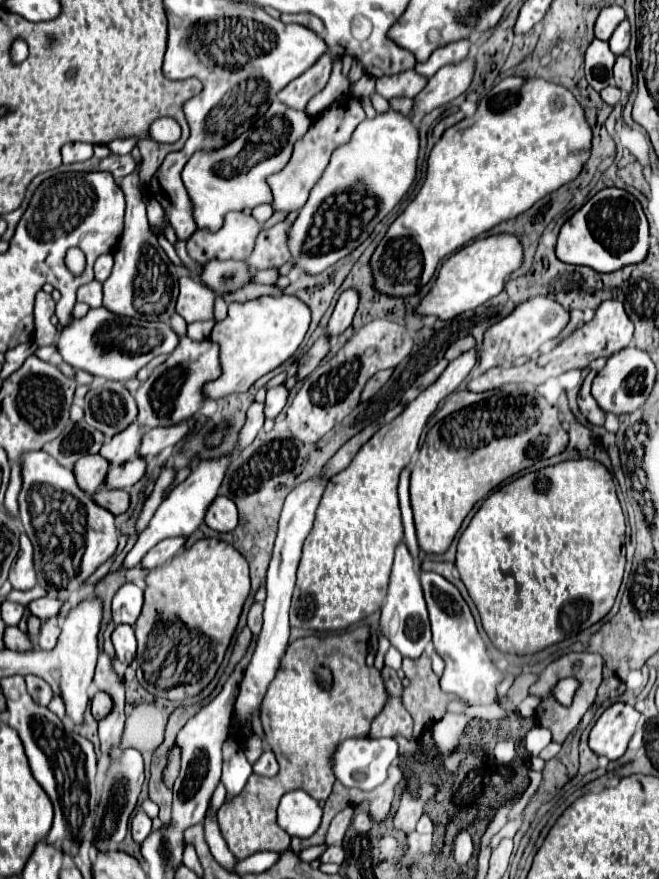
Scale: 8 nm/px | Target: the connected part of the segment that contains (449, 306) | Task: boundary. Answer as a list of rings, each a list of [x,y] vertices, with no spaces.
[[[502,233],[502,235],[490,235],[486,239],[478,239],[472,245],[466,245],[464,249],[456,251],[438,271],[438,279],[430,287],[430,293],[420,299],[414,313],[416,315],[434,315],[442,321],[454,319],[456,315],[476,309],[478,305],[486,303],[494,295],[498,295],[504,287],[506,277],[518,269],[522,263],[522,245],[518,237]]]

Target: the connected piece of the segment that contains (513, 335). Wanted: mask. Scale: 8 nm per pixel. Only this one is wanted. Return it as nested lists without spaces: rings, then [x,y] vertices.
[[[530,297],[528,301],[514,307],[514,311],[510,315],[506,315],[502,321],[494,323],[484,333],[478,369],[488,371],[492,367],[512,363],[518,357],[530,357],[532,353],[538,351],[538,347],[542,343],[558,337],[560,331],[568,325],[568,321],[570,321],[570,313],[562,305],[558,305],[558,301],[554,301],[550,297]]]

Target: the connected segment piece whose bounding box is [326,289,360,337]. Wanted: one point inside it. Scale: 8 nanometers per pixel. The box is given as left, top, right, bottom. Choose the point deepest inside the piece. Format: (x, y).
(344, 311)

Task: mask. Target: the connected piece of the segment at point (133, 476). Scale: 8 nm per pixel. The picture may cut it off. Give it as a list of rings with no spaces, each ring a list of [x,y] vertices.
[[[134,457],[122,465],[110,467],[110,473],[106,475],[104,487],[108,489],[128,489],[134,483],[138,483],[144,477],[146,461],[142,457]]]

